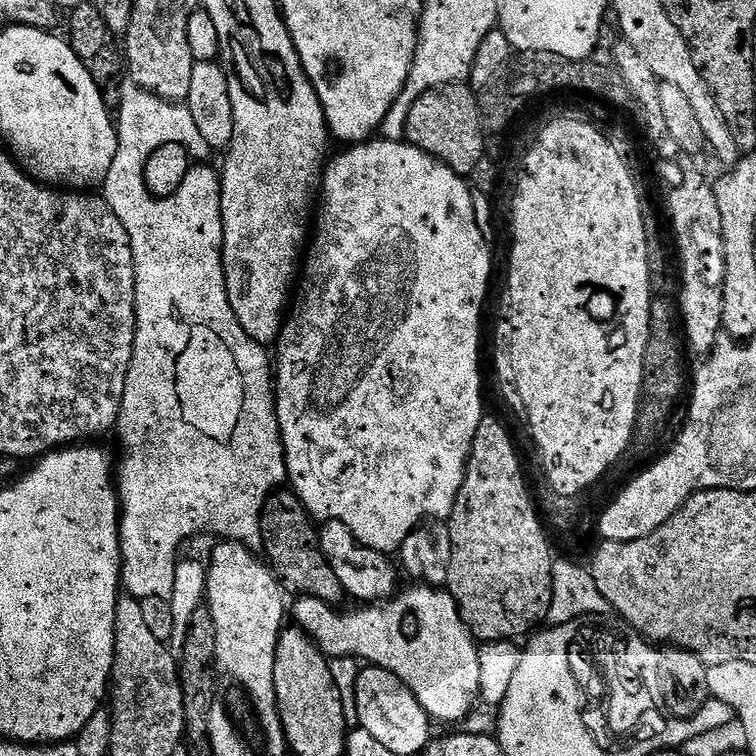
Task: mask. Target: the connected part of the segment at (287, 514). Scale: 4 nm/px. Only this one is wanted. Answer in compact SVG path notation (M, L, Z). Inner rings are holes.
M277 490L268 497L260 515L260 542L272 575L289 597L309 596L333 606L339 605L340 599L345 599L342 582L338 582L334 570L330 570L330 562L326 562L326 554L322 554L320 549L317 525L295 492Z

